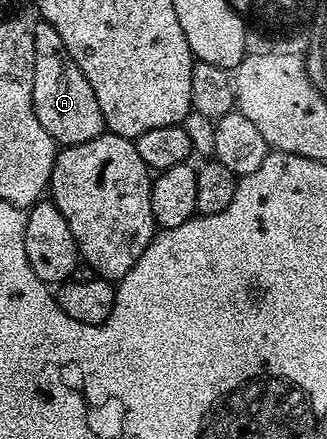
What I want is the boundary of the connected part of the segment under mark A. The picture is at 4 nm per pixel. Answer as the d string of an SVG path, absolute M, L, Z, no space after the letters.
M40 20L37 23L37 26L31 27L34 44L34 116L38 116L38 124L42 124L42 128L46 128L48 135L61 147L86 144L86 140L94 140L106 130L102 108L98 108L98 96L94 96L90 80L82 76L82 68L78 68L70 52L66 52L62 36L58 36L56 29L48 22Z

